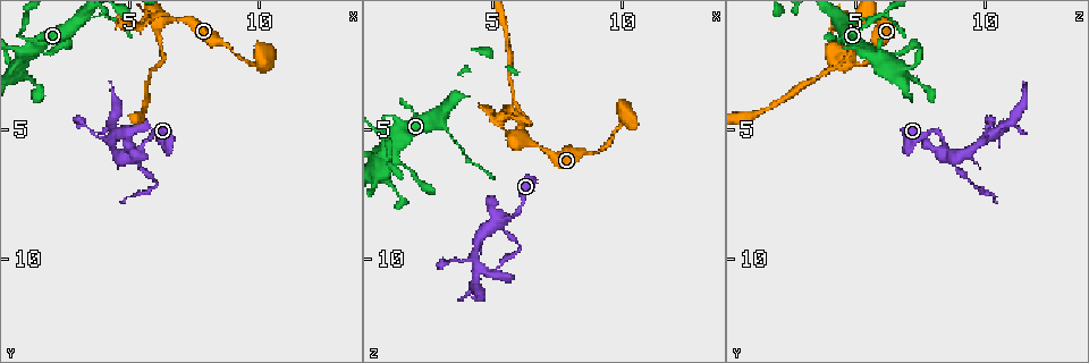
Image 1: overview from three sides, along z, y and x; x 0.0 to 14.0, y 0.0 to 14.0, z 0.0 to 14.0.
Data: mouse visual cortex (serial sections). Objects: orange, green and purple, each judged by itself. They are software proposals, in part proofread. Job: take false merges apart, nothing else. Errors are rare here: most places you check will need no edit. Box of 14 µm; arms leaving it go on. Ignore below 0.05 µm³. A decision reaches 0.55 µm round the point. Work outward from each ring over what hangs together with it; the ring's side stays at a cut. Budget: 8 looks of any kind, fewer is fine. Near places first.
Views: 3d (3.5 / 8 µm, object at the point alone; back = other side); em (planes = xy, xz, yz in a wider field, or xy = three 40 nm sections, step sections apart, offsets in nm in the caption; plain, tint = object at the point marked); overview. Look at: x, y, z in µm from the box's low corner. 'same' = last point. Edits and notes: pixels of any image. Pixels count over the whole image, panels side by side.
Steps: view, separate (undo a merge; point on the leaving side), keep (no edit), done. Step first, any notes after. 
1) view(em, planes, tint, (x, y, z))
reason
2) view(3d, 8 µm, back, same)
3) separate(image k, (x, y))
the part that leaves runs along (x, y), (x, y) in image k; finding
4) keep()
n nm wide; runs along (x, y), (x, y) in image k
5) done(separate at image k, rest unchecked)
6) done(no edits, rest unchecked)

view(3d, 8 µm, (5.5, 6.6, 8.9))
thin neck

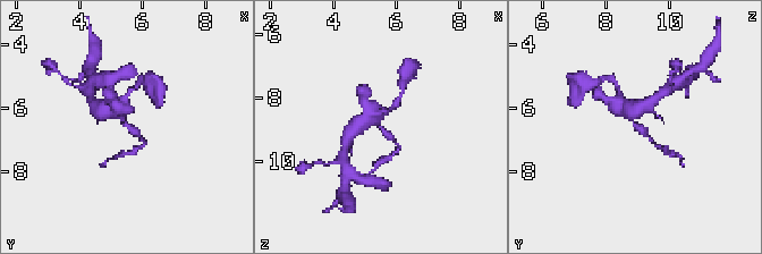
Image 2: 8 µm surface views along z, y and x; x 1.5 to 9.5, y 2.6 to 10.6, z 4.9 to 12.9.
view(3d, 3.5 µm, (5.5, 6.7, 9.0))

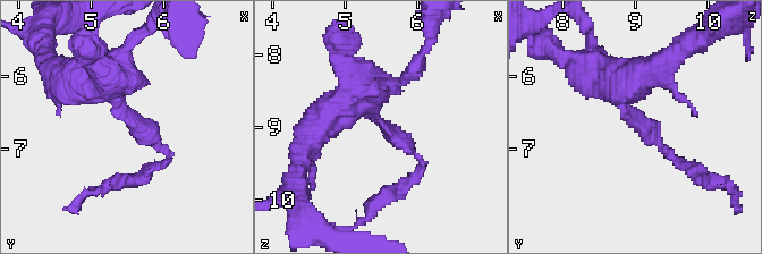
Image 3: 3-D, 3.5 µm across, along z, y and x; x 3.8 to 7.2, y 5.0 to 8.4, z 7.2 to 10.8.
view(em, xy, step 1, tint, (5.55, 6.60, 8.95))
now the EM

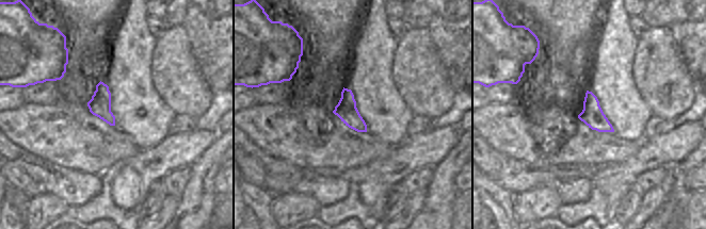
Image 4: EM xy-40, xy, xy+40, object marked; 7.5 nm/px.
keep()
runs along (595, 67), (627, 116), (679, 164) in image 3; all the same cell

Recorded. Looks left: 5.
view(3d, 8 µm, back, (4.5, 5.1, 10.2))
looks like a crossing

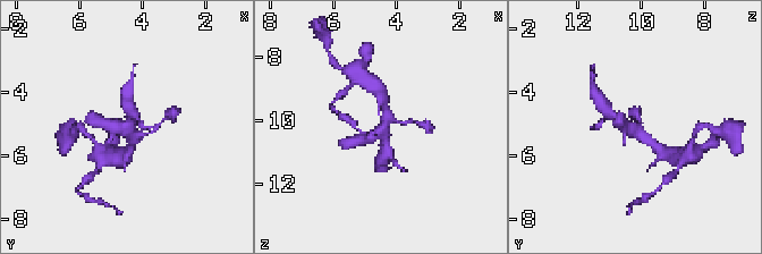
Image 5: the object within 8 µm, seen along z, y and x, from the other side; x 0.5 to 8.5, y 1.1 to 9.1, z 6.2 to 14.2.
view(3d, 3.5 µm, (4.4, 5.2, 10.2))

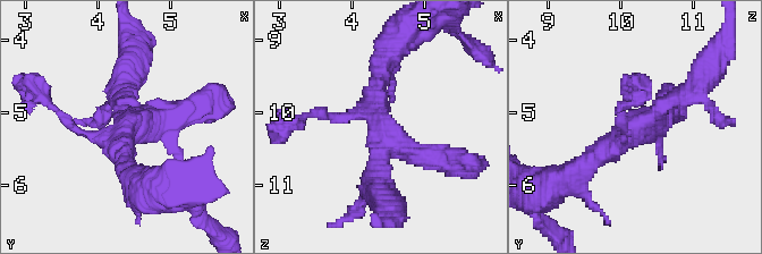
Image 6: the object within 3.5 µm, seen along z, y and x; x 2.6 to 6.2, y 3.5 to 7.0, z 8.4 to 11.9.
view(em, xy, step 3, tint, (4.45, 5.20, 10.25))

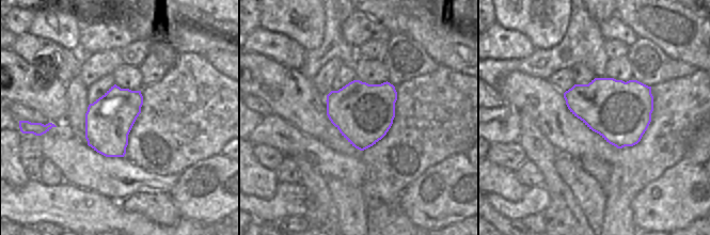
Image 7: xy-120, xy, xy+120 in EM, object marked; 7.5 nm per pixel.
keep()
runs along (581, 166), (700, 82) in image 6; all the same cell

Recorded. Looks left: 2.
view(3d, 8 µm, (5.2, 1.0, 4.7))
arms part here

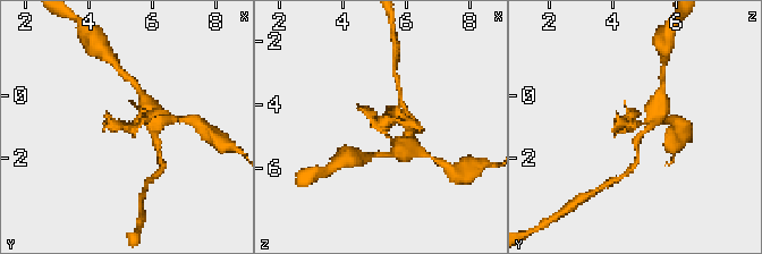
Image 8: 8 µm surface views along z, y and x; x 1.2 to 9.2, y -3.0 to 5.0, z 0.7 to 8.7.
view(em, xy, step 5, tint, (5.2, 1.0, 4.7))
need the tissue

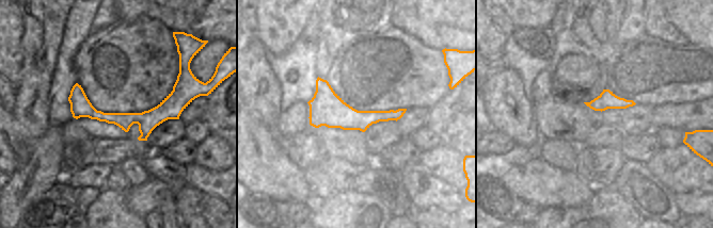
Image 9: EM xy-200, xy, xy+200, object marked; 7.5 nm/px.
keep()
one cell here

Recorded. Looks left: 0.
done(no edits, rest unchecked)

